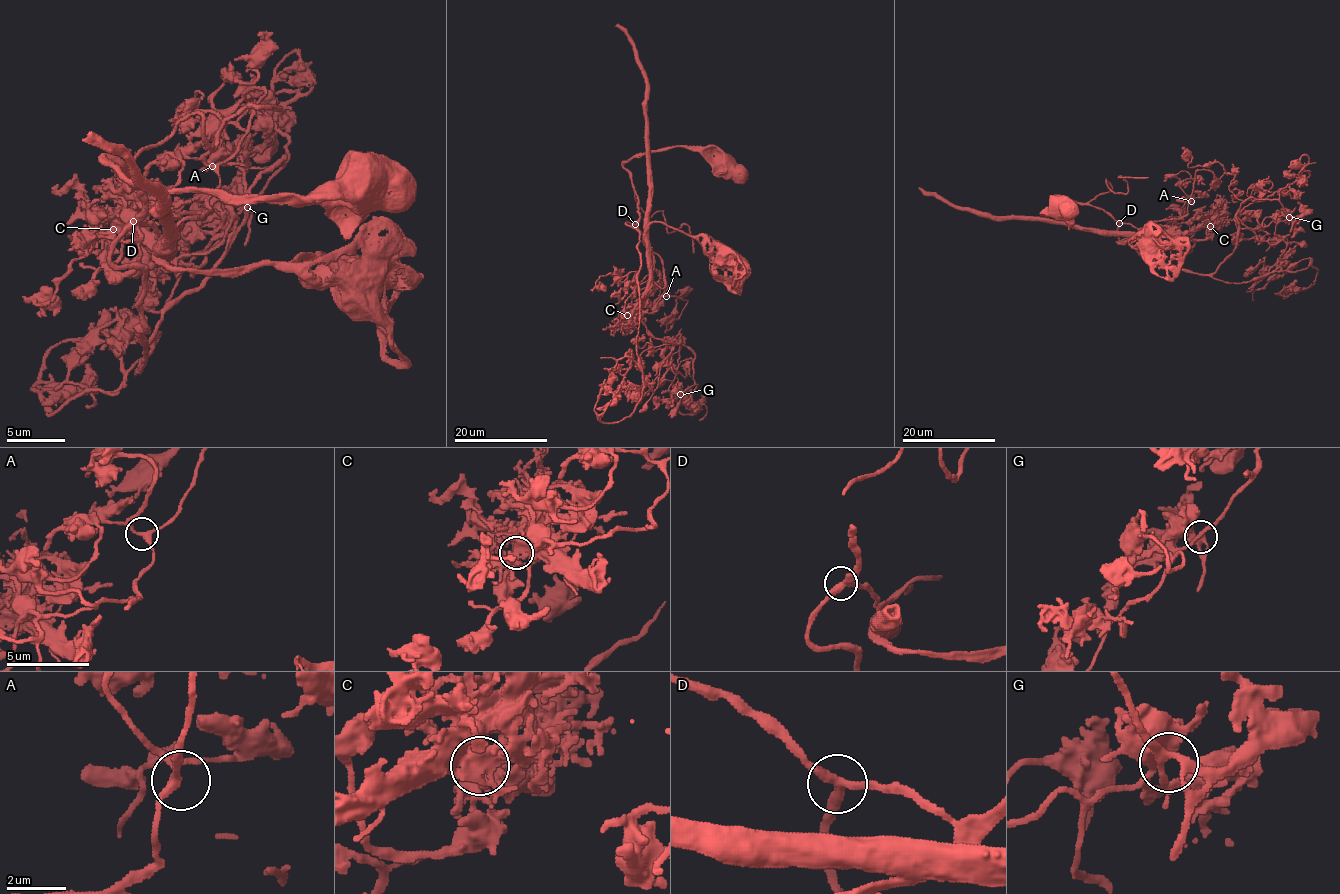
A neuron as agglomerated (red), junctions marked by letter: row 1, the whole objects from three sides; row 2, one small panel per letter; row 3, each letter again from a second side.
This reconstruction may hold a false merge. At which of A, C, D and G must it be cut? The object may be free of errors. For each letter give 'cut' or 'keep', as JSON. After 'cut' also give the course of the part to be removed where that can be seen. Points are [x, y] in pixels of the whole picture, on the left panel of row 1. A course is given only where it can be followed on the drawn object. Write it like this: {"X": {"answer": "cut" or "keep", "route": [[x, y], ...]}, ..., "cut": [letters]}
{"A": {"answer": "keep"}, "C": {"answer": "cut", "route": [[112, 230], [133, 233], [168, 248], [168, 227], [162, 215], [162, 204], [118, 154], [101, 148], [86, 134]]}, "D": {"answer": "keep"}, "G": {"answer": "keep"}, "cut": ["C"]}

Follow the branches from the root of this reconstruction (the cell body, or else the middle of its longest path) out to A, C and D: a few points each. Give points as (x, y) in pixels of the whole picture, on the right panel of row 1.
A: (1152, 248), (1159, 248), (1148, 238), (1117, 242), (1133, 237), (1148, 221), (1182, 218), (1191, 201)
C: (1152, 248), (1159, 248), (1148, 238), (1117, 242), (1126, 237), (1178, 234), (1210, 226)
D: (1152, 248), (1159, 248), (1148, 238), (1117, 242), (1138, 231), (1128, 224), (1119, 223)

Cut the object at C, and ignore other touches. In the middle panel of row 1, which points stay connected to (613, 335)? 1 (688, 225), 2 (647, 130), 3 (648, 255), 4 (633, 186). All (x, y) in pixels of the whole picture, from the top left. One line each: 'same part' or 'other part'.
1: other part
2: same part
3: same part
4: other part

